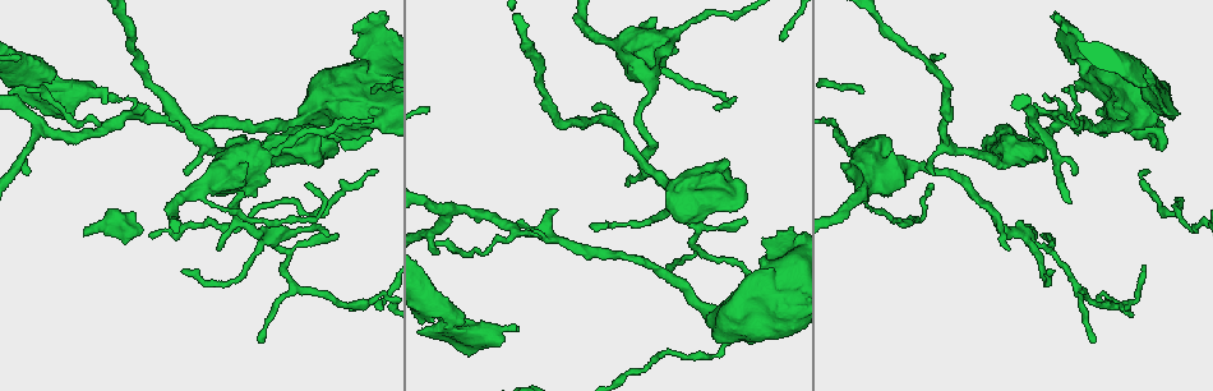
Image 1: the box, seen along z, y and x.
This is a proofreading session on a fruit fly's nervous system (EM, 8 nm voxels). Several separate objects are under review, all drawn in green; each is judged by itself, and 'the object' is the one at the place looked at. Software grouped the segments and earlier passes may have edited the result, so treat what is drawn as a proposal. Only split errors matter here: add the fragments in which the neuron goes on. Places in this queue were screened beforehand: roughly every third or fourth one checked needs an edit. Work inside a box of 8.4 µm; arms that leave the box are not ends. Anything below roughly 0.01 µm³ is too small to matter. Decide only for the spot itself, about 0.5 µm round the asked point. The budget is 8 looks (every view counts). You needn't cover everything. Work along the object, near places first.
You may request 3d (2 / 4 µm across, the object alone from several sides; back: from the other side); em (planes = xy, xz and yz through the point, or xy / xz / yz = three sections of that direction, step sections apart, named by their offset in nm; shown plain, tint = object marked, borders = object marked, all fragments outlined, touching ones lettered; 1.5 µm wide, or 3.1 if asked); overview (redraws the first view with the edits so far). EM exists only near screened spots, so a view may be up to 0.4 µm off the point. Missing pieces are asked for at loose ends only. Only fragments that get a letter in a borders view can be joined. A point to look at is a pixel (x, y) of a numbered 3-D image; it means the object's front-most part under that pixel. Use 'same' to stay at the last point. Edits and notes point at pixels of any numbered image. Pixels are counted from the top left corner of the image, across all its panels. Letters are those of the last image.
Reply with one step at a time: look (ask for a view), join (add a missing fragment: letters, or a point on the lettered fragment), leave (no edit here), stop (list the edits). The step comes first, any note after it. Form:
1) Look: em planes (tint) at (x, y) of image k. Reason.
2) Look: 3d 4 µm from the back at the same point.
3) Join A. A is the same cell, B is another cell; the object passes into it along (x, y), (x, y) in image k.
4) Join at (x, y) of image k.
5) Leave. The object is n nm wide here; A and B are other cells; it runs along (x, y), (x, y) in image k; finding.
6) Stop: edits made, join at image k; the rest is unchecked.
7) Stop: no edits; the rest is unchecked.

Look: em xz step 8 (tint) at (718, 107) of image 1.

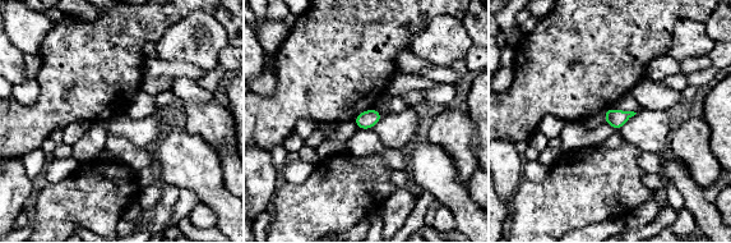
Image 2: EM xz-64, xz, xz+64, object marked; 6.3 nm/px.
Look: em yz step 8 (borders) at the same point.

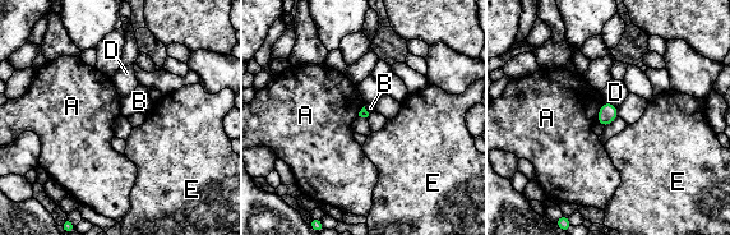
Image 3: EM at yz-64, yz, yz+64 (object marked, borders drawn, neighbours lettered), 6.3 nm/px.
Leave. A, B, D and E are other cells; no lettered fragment goes on from it.

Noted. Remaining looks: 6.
Look: em 3.1 µm yz step 8 (borders) at (597, 109) of image 1. Thin end.

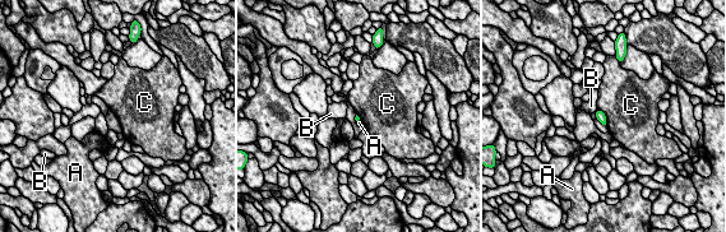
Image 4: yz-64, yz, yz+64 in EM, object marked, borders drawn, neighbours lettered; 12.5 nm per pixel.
Look: em 3.1 µm planes (borders) at the same point. Another direction.

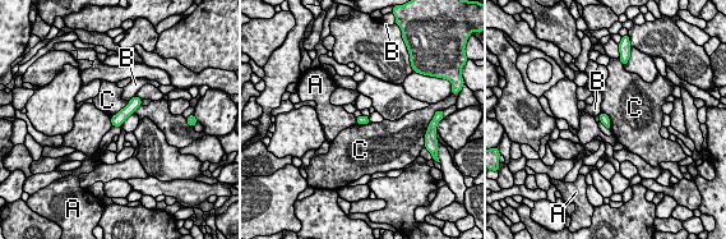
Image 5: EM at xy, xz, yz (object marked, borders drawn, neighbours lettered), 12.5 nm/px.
Leave. The longest contact is with C, 300 nm; A, B and C are other cells; a border runs along (129, 101), (112, 116) in image 5; no lettered fragment goes on from it.

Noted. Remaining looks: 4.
Look: em xz step 8 (tint) at (1153, 139) of image 1. Stops while still wide.

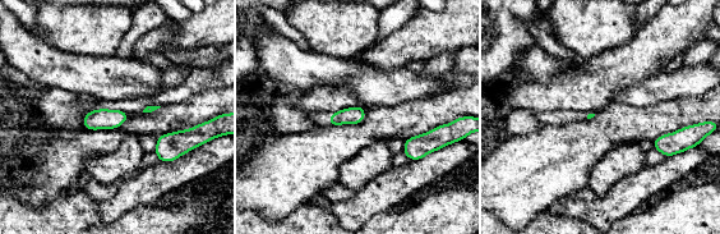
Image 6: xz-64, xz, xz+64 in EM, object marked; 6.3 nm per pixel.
Look: em planes (borders) at the same point. Cut it another way.

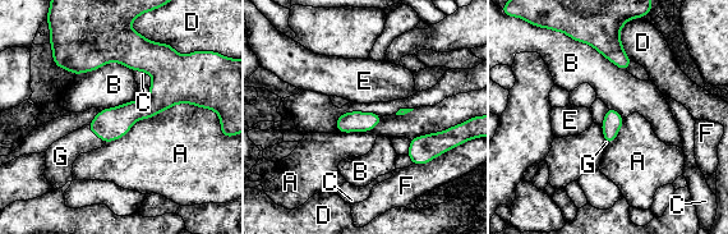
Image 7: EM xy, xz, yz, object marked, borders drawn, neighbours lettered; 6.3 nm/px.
Join G. G is the same cell, A, B, C, D, E and F are other cells; the object passes into it along (110, 124), (95, 133), (61, 154) in image 7; it goes on there.

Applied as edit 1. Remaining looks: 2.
Stop: edits made, join at image 7; the rest is unchecked.

